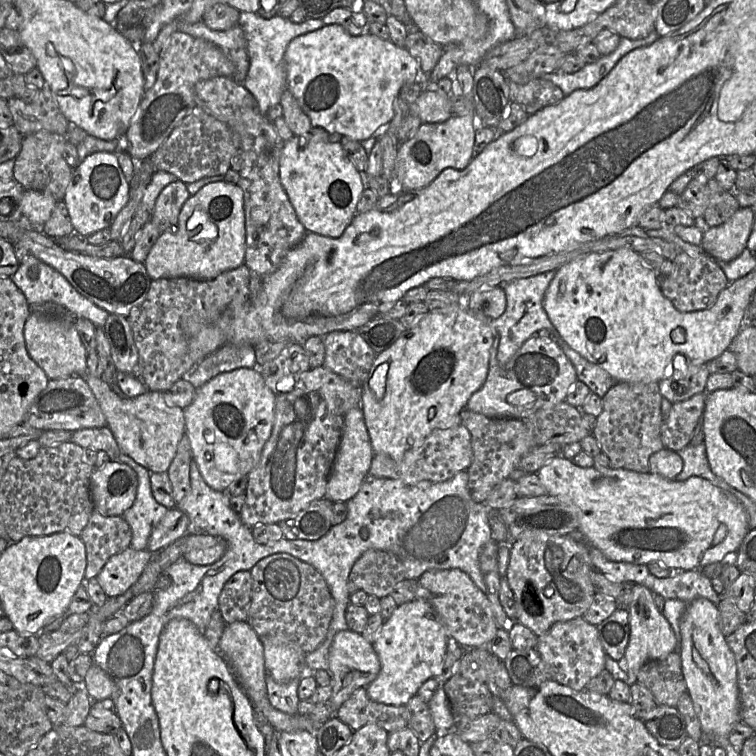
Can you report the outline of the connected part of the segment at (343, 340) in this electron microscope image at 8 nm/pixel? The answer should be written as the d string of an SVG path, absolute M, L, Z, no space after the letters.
M333 331L323 336L324 366L351 385L361 388L376 358L375 352L356 331Z

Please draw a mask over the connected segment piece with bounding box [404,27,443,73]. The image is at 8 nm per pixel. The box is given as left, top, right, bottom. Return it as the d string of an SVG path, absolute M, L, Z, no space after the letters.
M416 27L408 28L404 48L417 59L424 73L430 73L443 54L443 47Z

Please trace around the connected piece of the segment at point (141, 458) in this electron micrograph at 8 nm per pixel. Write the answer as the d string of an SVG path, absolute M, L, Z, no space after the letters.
M90 374L84 379L99 403L120 452L133 458L150 473L166 472L185 434L183 410L169 404L162 392L146 391L134 398L120 397L101 379Z

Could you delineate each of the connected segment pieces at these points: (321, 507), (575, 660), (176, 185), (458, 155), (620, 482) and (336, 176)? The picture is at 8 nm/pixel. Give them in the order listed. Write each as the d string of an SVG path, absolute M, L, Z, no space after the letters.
M323 497L312 501L295 516L277 523L288 540L316 541L332 527L333 502Z
M583 617L553 624L538 638L536 649L549 668L551 680L576 691L585 689L589 681L605 669L606 653L601 645L597 627Z
M180 180L171 182L162 189L151 215L151 220L160 233L177 225L179 213L189 197L186 184Z
M454 115L440 123L422 123L416 133L398 149L395 176L403 191L416 191L428 186L444 169L462 170L473 159L472 151L478 127L476 115Z
M562 456L554 457L536 473L547 490L546 495L555 496L569 506L578 521L578 529L608 560L614 562L646 566L656 562L672 571L699 570L712 563L727 563L750 531L743 505L733 495L701 477L676 481L626 469L582 468Z
M294 135L284 141L279 178L307 233L339 238L358 214L356 206L364 190L362 173L345 156L340 142L311 142Z

